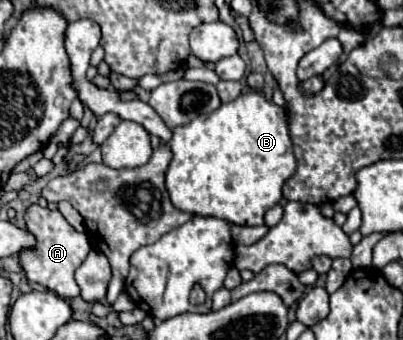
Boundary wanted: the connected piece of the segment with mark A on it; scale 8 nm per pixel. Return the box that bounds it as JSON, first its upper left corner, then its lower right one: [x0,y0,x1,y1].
[19,205,91,299]

